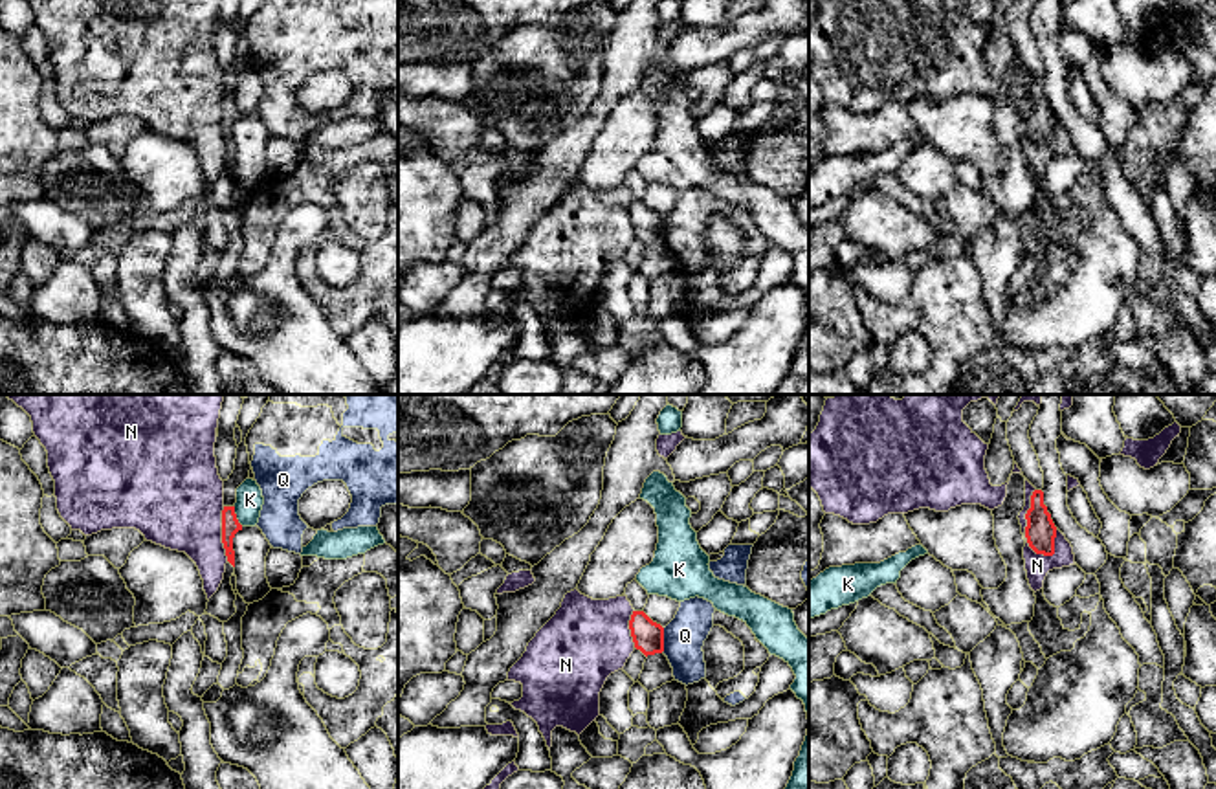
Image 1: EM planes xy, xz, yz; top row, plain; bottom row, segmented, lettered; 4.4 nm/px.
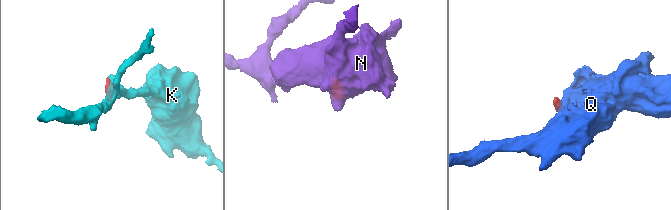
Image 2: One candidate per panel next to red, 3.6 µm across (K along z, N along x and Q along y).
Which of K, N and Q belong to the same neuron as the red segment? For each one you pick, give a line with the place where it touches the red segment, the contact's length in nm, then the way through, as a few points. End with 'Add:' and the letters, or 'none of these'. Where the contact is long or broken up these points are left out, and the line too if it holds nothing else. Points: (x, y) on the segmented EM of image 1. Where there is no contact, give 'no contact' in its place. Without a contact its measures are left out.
Add: none of these

